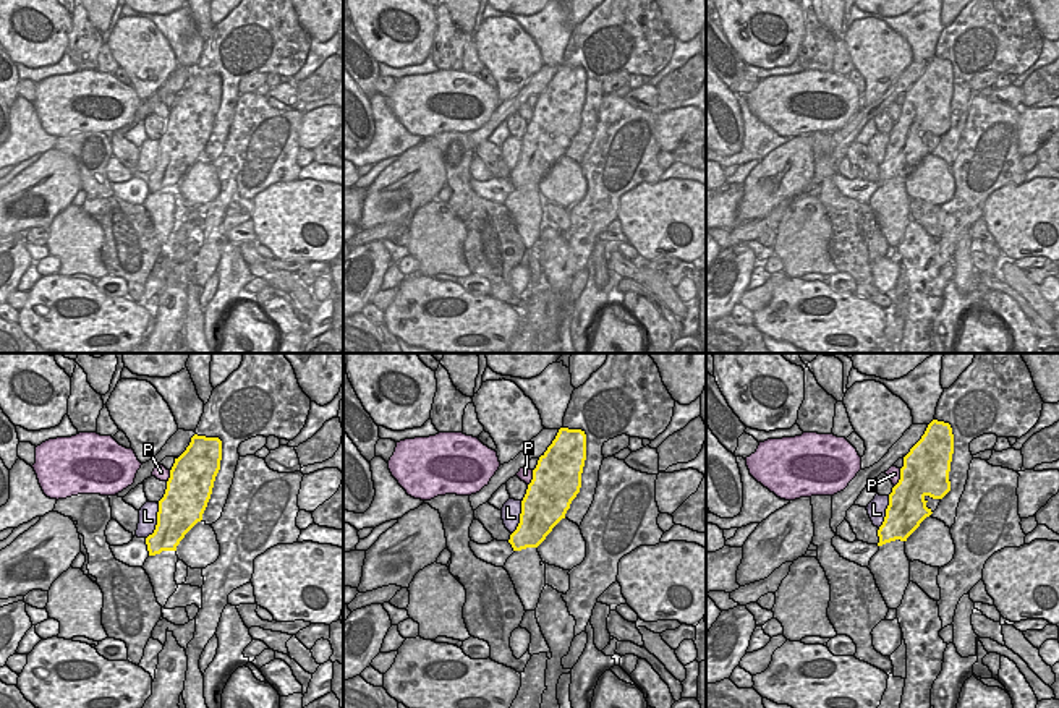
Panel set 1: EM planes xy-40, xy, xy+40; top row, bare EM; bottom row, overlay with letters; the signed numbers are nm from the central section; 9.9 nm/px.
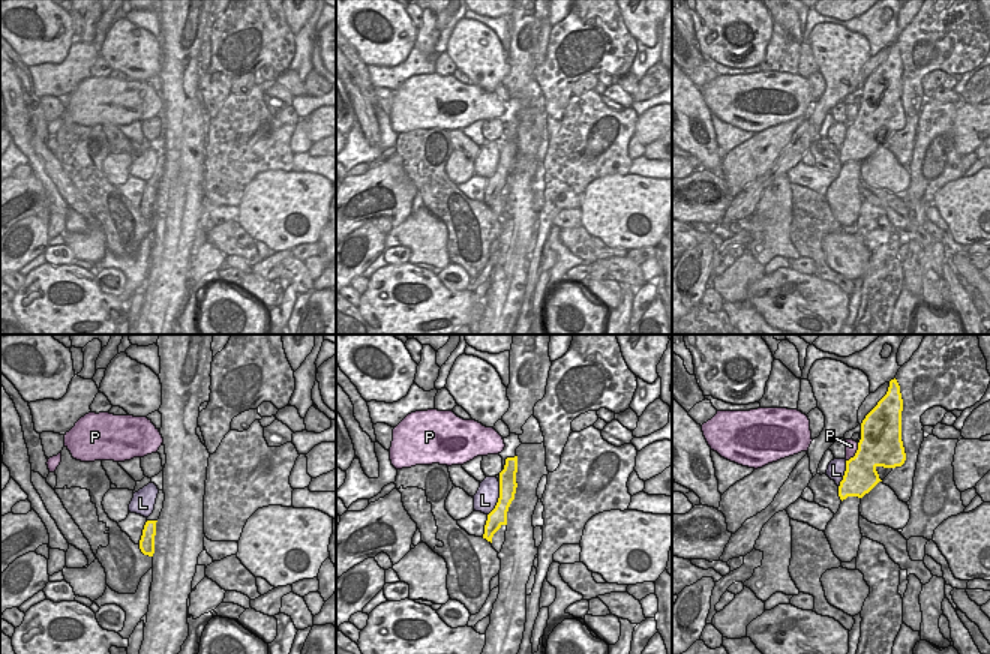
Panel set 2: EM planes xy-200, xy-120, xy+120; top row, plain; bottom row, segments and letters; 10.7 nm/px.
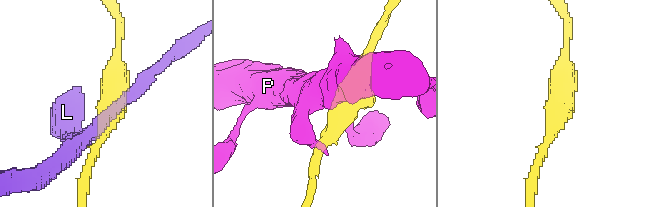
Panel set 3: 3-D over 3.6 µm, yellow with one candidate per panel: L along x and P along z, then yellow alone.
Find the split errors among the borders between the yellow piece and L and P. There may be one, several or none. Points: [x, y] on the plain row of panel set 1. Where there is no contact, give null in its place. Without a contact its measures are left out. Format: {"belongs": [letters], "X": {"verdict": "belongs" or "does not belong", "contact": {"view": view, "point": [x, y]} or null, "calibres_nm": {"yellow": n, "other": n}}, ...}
{"belongs": [], "L": {"verdict": "does not belong", "contact": {"view": "xy-40", "point": [157, 159]}, "calibres_nm": {"yellow": 420, "other": 190}}, "P": {"verdict": "does not belong", "contact": {"view": "xy+40", "point": [901, 115]}, "calibres_nm": {"yellow": 460, "other": 130}}}

